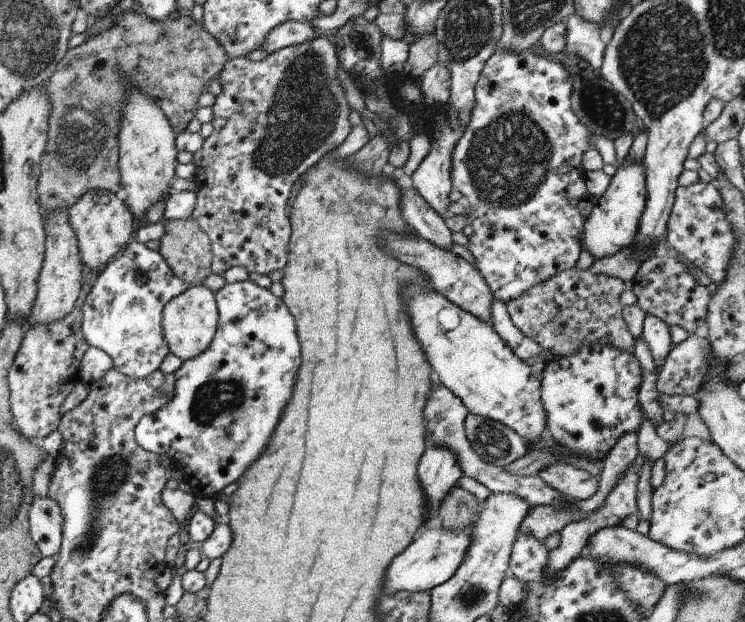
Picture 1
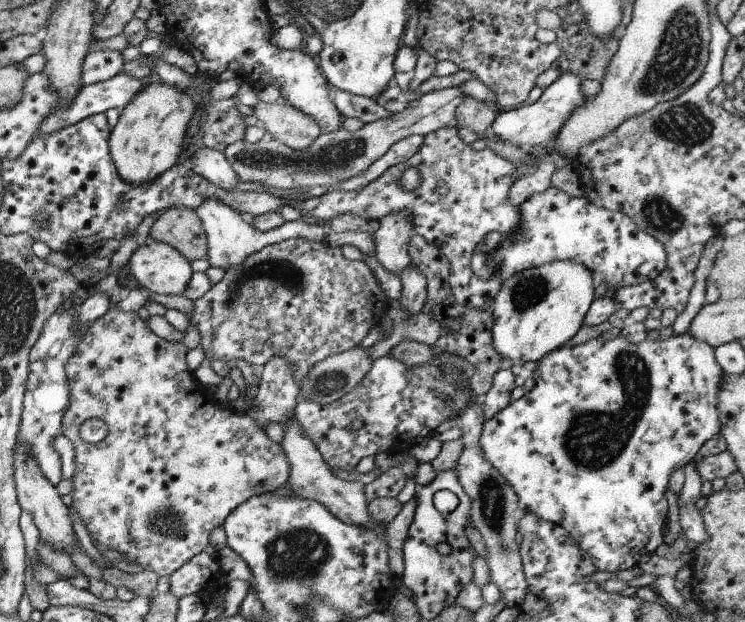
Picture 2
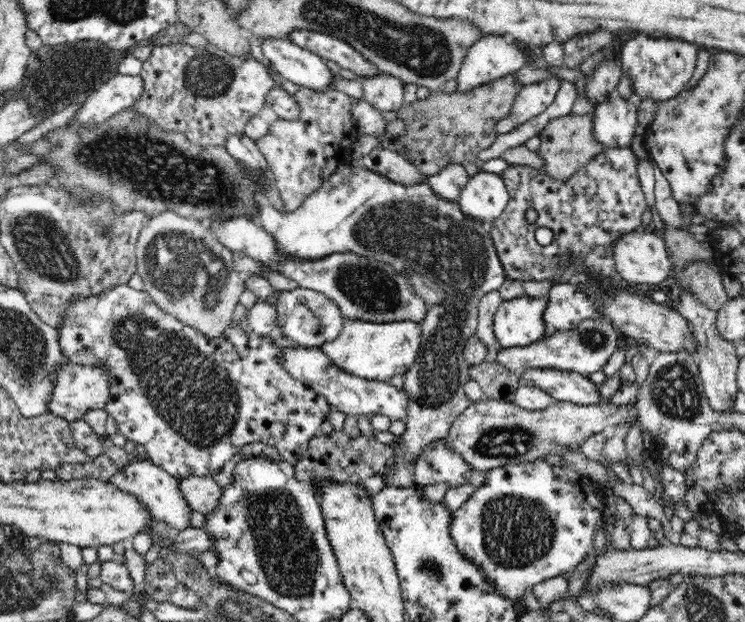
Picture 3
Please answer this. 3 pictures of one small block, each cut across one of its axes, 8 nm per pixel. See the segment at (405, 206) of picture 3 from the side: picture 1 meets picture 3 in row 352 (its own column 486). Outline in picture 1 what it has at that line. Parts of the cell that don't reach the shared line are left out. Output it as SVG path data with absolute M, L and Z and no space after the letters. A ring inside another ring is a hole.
M469 413L465 419L466 439L476 455L490 465L506 468L529 450L525 440L504 424Z

